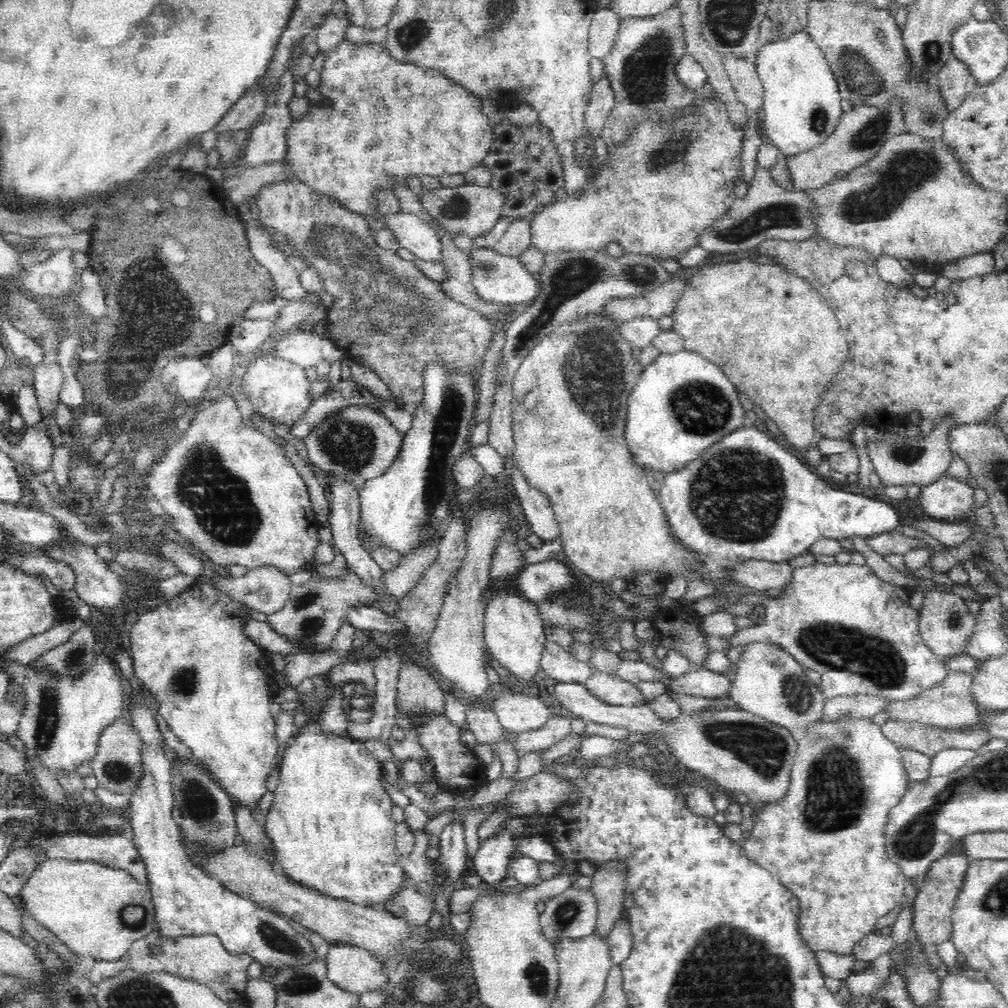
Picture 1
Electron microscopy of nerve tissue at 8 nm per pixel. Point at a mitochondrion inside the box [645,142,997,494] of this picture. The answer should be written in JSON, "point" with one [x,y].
{"point":[905,171]}

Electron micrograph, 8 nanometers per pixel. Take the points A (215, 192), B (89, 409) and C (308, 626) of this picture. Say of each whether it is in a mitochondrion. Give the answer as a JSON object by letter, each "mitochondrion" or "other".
{"A":"other","B":"other","C":"mitochondrion"}

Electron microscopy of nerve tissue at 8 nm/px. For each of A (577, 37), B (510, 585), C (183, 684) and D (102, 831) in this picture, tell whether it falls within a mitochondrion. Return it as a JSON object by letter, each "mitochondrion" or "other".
{"A":"other","B":"other","C":"mitochondrion","D":"other"}

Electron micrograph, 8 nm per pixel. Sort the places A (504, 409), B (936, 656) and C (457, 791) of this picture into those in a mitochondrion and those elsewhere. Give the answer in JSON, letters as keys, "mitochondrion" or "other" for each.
{"A":"other","B":"other","C":"other"}

